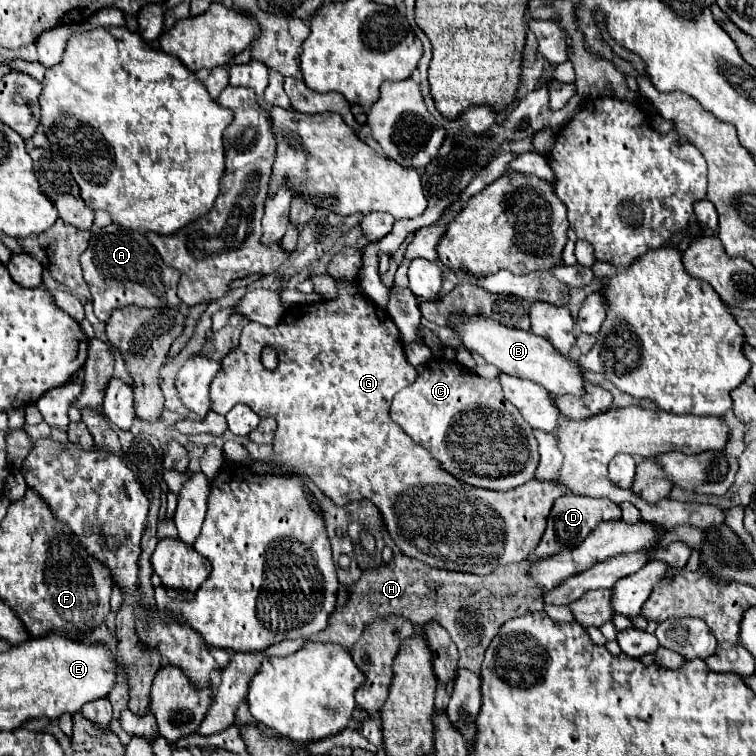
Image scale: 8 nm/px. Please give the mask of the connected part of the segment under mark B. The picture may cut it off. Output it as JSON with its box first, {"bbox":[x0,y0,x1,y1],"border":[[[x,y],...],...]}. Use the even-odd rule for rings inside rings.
{"bbox":[448,315,582,395],"border":[[[450,315],[448,317],[448,327],[454,331],[454,335],[462,341],[462,345],[472,353],[472,355],[482,355],[486,363],[492,363],[500,371],[534,381],[542,385],[548,393],[552,395],[582,395],[582,379],[580,373],[582,369],[562,357],[560,353],[554,351],[554,347],[544,339],[538,337],[530,331],[520,331],[520,329],[510,329],[500,325],[494,319],[488,317],[478,317],[478,315]]]}

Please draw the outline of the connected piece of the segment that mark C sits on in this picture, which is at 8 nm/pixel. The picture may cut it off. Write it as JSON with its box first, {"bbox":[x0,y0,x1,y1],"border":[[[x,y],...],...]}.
{"bbox":[390,361,540,493],"border":[[[432,361],[420,371],[418,379],[410,387],[394,395],[390,415],[416,443],[430,451],[430,455],[440,463],[444,471],[448,471],[462,483],[506,493],[508,489],[514,489],[534,479],[540,457],[536,437],[532,435],[530,425],[522,421],[518,409],[514,409],[514,405],[510,405],[502,397],[502,389],[498,389],[498,379],[484,381],[460,367],[458,363]]]}

